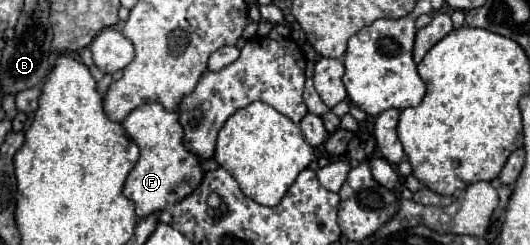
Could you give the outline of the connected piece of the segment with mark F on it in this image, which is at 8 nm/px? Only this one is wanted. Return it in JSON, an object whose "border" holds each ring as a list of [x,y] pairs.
{"border":[[[143,104],[123,120],[123,128],[129,138],[141,148],[141,156],[123,186],[123,194],[125,198],[135,202],[139,218],[163,210],[167,204],[183,200],[187,194],[191,194],[191,190],[195,190],[195,186],[199,186],[203,170],[199,166],[199,160],[189,150],[185,150],[181,142],[183,128],[175,112],[167,112],[159,104]]]}

